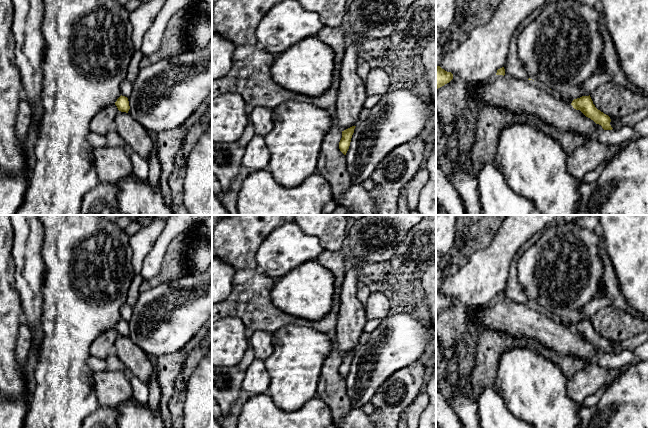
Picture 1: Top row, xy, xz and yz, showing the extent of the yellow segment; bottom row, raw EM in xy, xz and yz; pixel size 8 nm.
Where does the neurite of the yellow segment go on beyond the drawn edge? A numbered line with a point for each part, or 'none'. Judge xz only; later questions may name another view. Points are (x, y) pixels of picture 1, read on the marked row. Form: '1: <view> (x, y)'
none

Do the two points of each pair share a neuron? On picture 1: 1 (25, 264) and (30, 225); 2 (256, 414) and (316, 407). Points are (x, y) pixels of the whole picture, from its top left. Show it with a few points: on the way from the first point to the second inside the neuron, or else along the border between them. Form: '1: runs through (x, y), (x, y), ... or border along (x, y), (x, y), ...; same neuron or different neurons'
1: runs through (27, 254), (28, 235); same neuron
2: runs through (271, 417), (301, 417); same neuron

